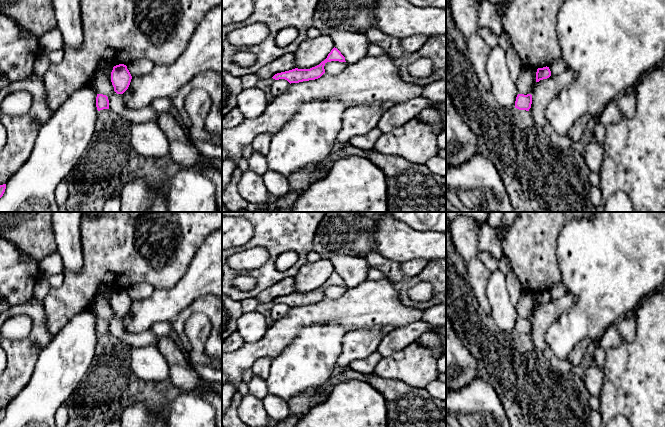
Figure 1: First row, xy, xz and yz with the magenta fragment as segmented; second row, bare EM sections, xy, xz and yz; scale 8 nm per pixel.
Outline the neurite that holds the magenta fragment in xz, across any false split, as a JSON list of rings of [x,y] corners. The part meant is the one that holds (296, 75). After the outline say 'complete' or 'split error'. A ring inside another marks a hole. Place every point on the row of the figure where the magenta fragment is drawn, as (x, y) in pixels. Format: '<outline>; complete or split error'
[[[334,47],[328,54],[327,58],[324,61],[322,61],[319,65],[312,67],[310,69],[295,68],[289,71],[277,73],[272,78],[275,80],[285,79],[290,84],[315,80],[320,78],[325,73],[324,66],[327,62],[331,61],[346,62],[345,57],[337,48]]]; complete

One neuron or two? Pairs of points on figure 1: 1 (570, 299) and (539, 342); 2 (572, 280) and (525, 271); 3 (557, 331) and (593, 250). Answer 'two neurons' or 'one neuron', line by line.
1: one neuron
2: two neurons
3: one neuron

